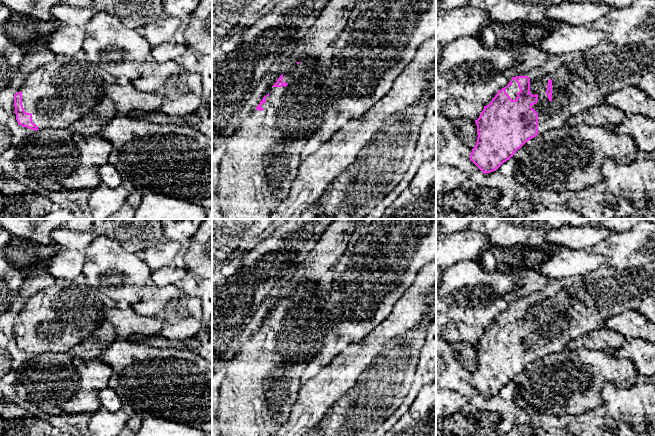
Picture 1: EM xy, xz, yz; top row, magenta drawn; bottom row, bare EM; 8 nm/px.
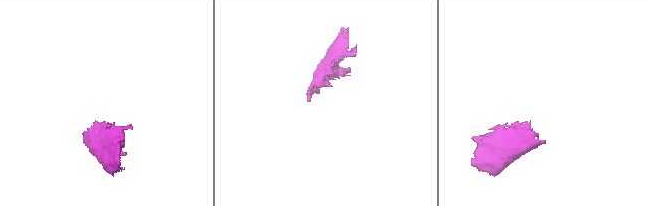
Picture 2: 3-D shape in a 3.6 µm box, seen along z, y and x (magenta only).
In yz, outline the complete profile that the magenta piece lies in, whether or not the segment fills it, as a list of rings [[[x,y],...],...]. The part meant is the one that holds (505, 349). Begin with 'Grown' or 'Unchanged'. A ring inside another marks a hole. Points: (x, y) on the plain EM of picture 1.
Grown. [[[655,260],[627,270],[606,266],[585,276],[550,279],[540,291],[512,301],[490,328],[484,330],[475,344],[478,361],[470,384],[484,398],[493,396],[530,363],[560,352],[573,339],[605,327],[609,317],[637,310],[642,301],[653,293]]]

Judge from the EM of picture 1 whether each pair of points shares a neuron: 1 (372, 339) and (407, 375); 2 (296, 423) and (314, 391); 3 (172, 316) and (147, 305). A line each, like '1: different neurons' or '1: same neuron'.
1: different neurons
2: same neuron
3: different neurons

